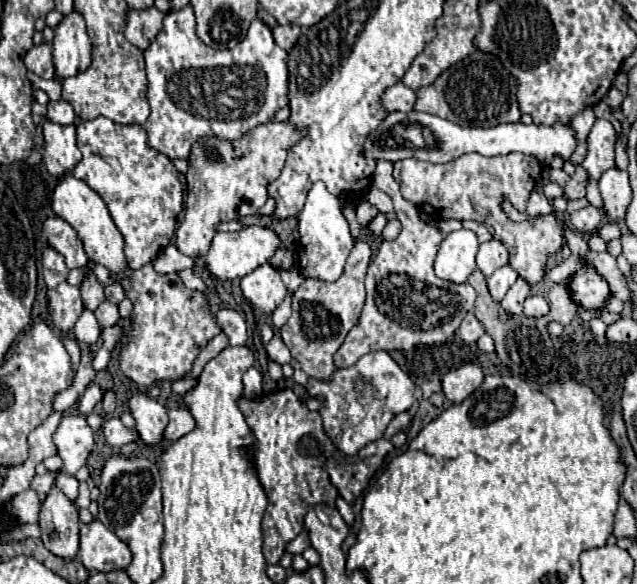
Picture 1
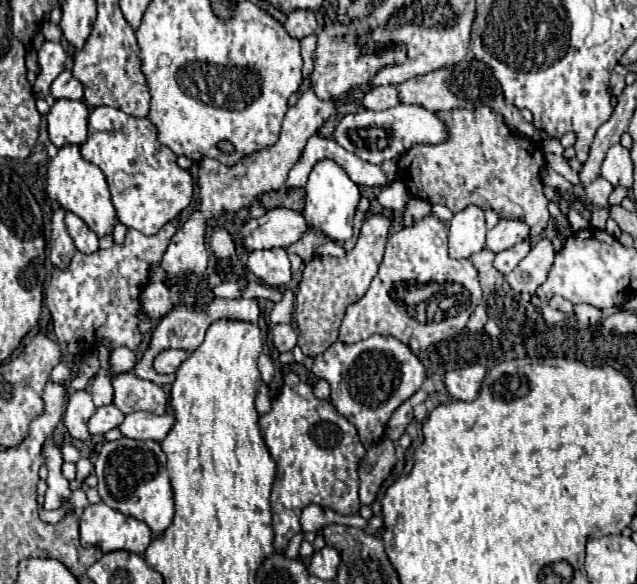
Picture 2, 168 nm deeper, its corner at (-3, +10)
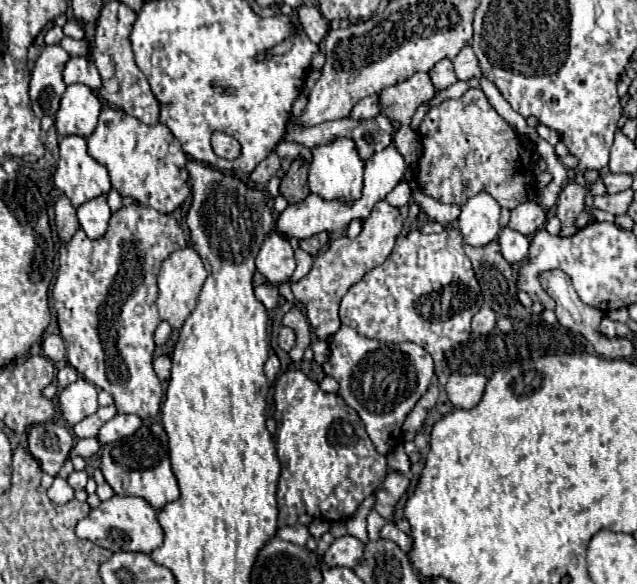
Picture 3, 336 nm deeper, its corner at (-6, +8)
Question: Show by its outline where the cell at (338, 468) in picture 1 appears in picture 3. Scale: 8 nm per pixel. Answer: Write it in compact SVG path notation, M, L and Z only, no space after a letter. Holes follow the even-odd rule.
M390 470L386 476L384 476L384 482L380 484L380 488L374 492L374 498L376 498L376 504L374 504L374 510L386 518L386 520L392 520L392 512L394 512L394 506L398 502L398 498L406 492L410 480L396 472L396 470Z

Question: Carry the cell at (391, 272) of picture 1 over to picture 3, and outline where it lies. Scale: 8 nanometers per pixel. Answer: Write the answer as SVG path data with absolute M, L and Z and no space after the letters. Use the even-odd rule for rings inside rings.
M446 226L440 234L422 234L418 230L398 236L392 254L384 264L370 270L358 284L354 284L340 304L340 320L344 326L354 328L360 336L380 342L414 342L422 346L436 362L444 358L444 352L452 346L468 340L470 320L482 308L482 294L474 276L472 264L464 254L460 232Z

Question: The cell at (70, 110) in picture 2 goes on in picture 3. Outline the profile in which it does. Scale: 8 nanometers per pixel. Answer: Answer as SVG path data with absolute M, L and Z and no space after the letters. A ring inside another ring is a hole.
M72 84L66 88L60 108L56 112L56 130L58 136L82 136L88 138L98 126L98 114L102 110L102 102L94 90L88 86Z

